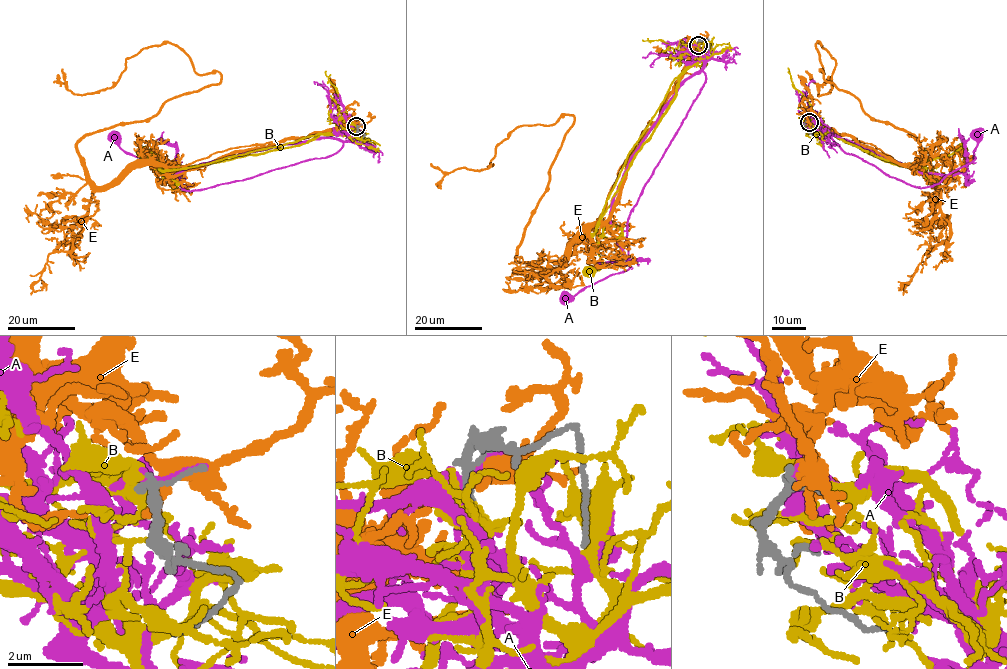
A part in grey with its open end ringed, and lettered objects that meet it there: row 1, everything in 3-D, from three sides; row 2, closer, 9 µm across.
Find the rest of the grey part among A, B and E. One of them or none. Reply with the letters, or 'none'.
B

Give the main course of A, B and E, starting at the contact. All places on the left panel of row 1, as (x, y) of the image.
A: (357, 125), (350, 138), (331, 156), (192, 191), (181, 187), (179, 164), (152, 164), (130, 155), (116, 138)
B: (356, 125), (320, 133), (297, 145), (165, 171), (159, 169), (158, 149), (155, 147), (141, 154)
E: (358, 126), (97, 186), (78, 142), (221, 75), (169, 43), (94, 93), (68, 89), (62, 68)

